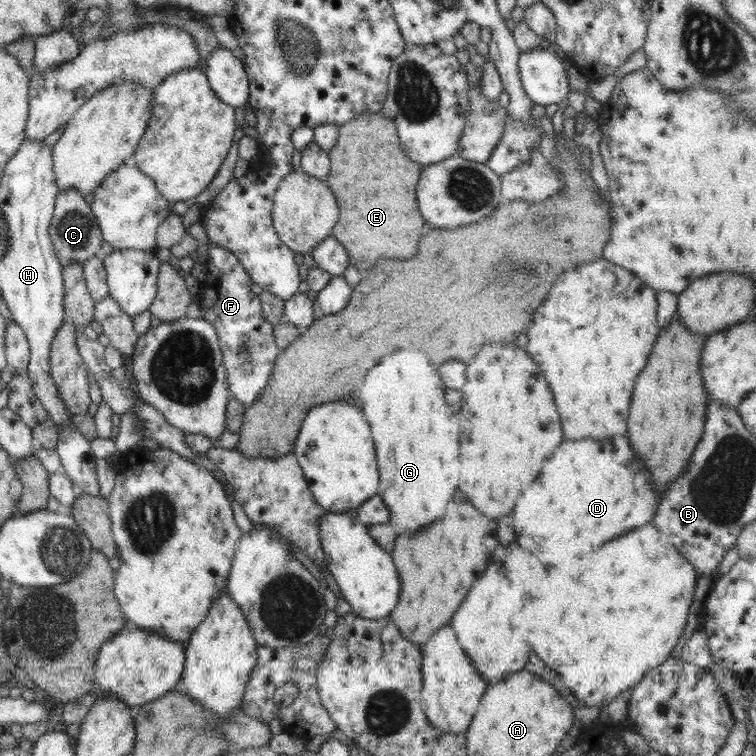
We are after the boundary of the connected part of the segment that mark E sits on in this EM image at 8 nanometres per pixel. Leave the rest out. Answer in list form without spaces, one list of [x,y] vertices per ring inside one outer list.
[[[363,113],[357,118],[339,126],[339,138],[329,151],[331,161],[328,186],[332,188],[338,206],[340,220],[332,229],[332,236],[344,244],[348,250],[349,265],[366,273],[366,268],[374,266],[380,258],[412,258],[418,252],[418,240],[424,230],[424,218],[416,208],[416,184],[420,178],[420,166],[406,158],[400,150],[400,140],[395,122],[379,113]]]

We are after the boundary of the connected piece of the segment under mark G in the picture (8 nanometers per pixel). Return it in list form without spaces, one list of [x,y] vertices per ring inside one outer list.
[[[400,354],[404,364],[396,364],[390,356],[382,358],[382,364],[376,364],[364,384],[358,390],[360,404],[358,409],[364,412],[366,420],[372,428],[372,438],[375,444],[375,455],[379,470],[379,487],[377,495],[384,501],[390,511],[389,522],[395,533],[415,534],[421,528],[430,526],[443,517],[450,498],[458,486],[458,444],[460,444],[461,430],[459,418],[445,397],[445,385],[432,364],[428,364],[424,354]]]

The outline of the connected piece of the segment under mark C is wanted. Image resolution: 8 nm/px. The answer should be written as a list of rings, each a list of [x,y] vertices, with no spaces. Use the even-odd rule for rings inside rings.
[[[76,189],[58,192],[48,234],[63,268],[68,267],[70,263],[82,264],[86,260],[101,254],[103,238],[100,227],[93,215],[91,204],[86,203]]]

